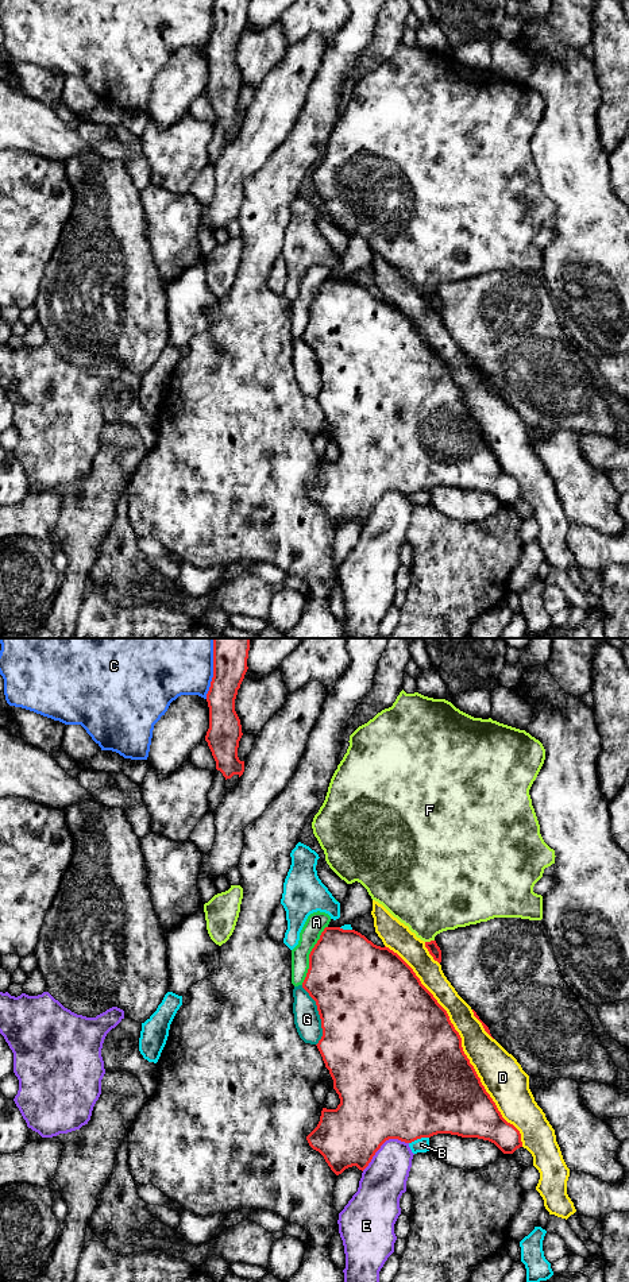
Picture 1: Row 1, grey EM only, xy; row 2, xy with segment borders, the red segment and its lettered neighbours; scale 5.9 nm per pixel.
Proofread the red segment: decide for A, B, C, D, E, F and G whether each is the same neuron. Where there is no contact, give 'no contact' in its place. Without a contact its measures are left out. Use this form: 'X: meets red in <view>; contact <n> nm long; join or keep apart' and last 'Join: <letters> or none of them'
A: meets red in xy; contact 380 nm long; keep apart
B: meets red in xy; contact 130 nm long; keep apart
C: meets red in xy; contact 360 nm long; keep apart
D: meets red in xy; contact 1450 nm long; keep apart
E: meets red in xy; contact 320 nm long; keep apart
F: meets red in xy; contact 60 nm long; keep apart
G: meets red in xy; contact 380 nm long; keep apart
Join: none of them

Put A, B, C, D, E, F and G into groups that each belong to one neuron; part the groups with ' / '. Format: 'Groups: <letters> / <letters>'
Groups: A / B / C / D / E / F / G

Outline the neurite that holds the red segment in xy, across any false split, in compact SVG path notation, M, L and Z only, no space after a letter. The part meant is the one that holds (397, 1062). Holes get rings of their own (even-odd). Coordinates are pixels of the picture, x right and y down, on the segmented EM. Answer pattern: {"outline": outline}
{"outline": "M325 927L309 954L302 988L316 1001L323 1028L316 1046L340 1098L336 1109L323 1108L319 1124L306 1140L336 1175L352 1166L363 1171L389 1139L412 1143L437 1134L451 1134L489 1140L503 1154L513 1154L522 1147L520 1131L502 1117L464 1054L462 1038L447 1011L397 953L374 945L355 930Z"}

